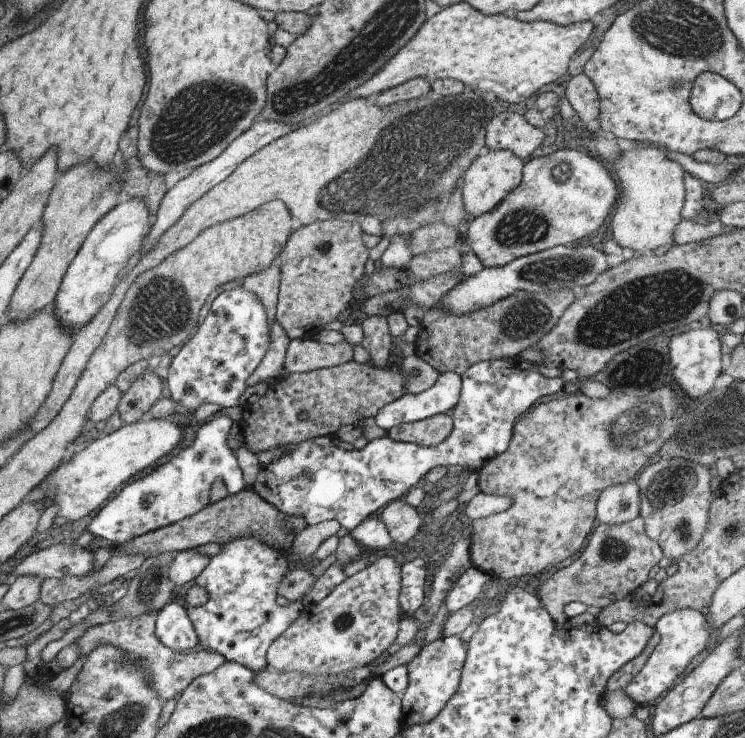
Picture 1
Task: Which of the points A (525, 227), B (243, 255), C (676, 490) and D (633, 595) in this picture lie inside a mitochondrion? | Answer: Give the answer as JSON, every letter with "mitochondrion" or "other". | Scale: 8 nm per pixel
{"A":"mitochondrion","B":"other","C":"mitochondrion","D":"other"}

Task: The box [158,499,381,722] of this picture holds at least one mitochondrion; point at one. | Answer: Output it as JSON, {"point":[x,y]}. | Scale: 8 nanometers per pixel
{"point":[346,619]}

